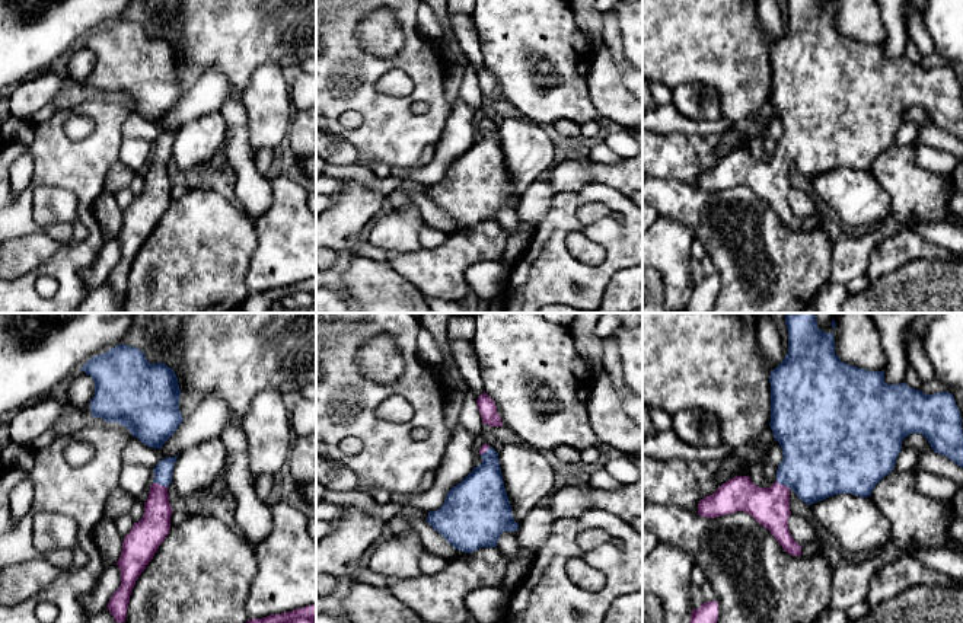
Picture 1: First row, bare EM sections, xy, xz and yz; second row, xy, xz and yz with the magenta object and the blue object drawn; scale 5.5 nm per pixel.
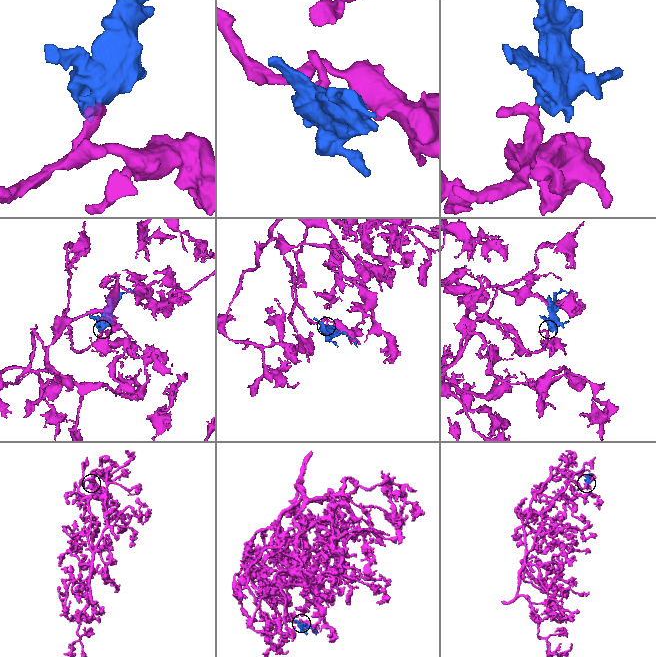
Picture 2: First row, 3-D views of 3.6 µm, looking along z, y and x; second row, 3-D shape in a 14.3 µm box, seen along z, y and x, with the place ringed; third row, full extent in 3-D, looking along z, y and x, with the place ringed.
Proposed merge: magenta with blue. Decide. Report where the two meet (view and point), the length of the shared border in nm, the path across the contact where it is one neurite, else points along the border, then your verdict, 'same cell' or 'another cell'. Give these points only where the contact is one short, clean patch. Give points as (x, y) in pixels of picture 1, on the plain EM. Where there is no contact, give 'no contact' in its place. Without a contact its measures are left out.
yz (783, 159) | 90 nm | across yz (769, 181), (783, 159), (820, 134) | same cell

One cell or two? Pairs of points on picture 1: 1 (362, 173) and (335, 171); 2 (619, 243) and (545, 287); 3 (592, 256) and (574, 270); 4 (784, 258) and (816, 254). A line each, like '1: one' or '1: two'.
1: one
2: one
3: two
4: one

